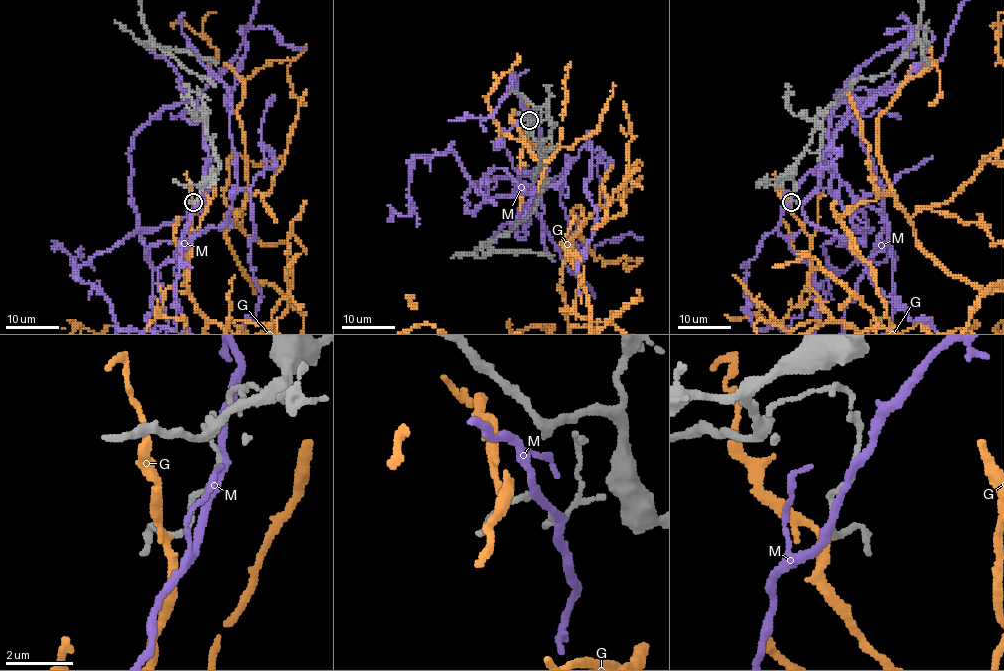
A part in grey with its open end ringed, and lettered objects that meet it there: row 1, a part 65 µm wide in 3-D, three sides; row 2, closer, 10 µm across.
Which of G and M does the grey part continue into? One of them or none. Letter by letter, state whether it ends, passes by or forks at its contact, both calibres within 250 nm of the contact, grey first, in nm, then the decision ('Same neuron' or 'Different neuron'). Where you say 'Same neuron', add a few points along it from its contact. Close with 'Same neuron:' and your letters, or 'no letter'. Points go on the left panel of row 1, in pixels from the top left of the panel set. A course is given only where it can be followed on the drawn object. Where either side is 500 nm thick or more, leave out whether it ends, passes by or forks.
G: It passes by. Thickness 160 nm (grey) against 200 nm. Same neuron
M: It passes by. Thickness 160 nm (grey) against 240 nm. Different neuron
Same neuron: G

